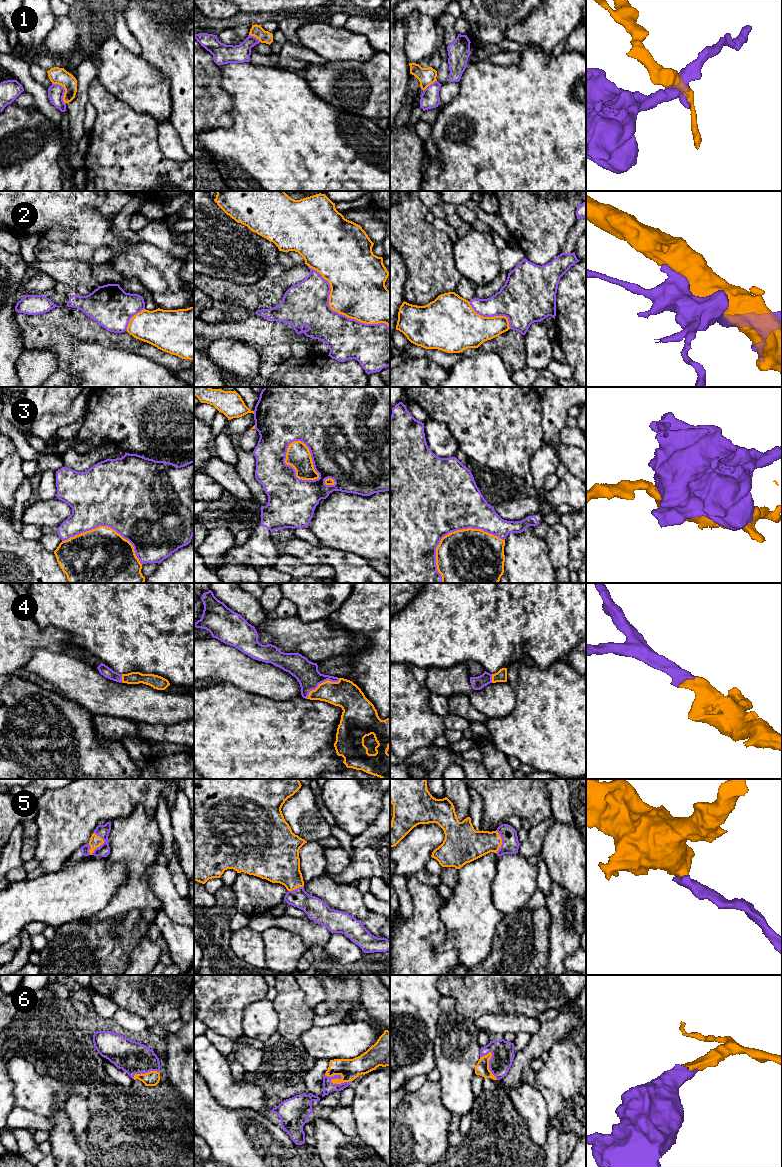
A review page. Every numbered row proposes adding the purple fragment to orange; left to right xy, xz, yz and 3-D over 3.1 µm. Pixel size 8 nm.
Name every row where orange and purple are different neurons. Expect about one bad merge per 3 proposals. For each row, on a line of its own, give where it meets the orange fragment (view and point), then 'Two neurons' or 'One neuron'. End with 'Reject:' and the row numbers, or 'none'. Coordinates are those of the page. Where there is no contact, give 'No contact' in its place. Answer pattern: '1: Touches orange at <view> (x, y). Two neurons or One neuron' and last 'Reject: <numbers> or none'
1: Touches orange at xy (65, 90). Two neurons
2: Touches orange at xz (339, 313). Two neurons
3: Touches orange at xz (309, 453). Two neurons
4: Touches orange at xz (323, 682). One neuron
5: Touches orange at xy (101, 844). One neuron
6: Touches orange at xz (336, 1083). One neuron
Reject: 1, 2, 3

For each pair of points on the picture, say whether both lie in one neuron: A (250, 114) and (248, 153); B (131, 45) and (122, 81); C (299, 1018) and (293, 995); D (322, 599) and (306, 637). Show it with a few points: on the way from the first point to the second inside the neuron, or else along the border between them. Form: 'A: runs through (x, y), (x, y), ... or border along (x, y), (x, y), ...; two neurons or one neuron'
A: runs through (250, 124), (250, 143); one neuron
B: border along (113, 35), (127, 49), (139, 55); two neurons
C: runs through (293, 1012), (293, 1001); one neuron
D: border along (297, 615), (303, 620), (327, 621); two neurons

